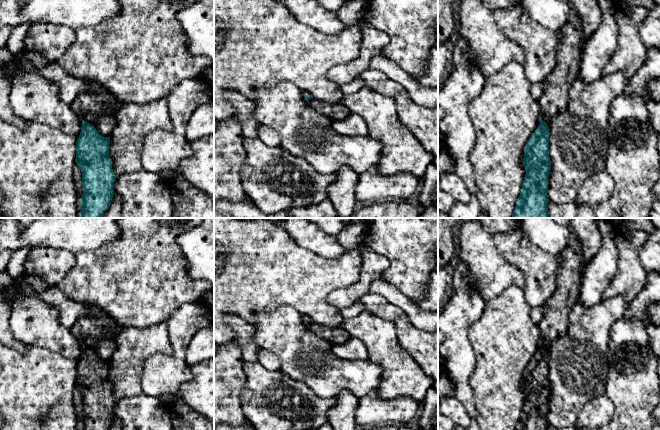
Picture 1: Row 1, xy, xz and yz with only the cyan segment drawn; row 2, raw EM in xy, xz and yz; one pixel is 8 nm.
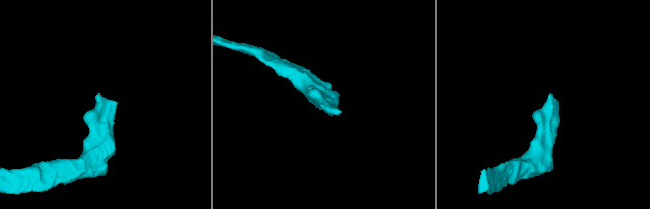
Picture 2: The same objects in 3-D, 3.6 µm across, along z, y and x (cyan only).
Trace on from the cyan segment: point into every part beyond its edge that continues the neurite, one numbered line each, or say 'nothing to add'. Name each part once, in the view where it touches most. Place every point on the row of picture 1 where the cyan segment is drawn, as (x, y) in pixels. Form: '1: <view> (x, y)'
1: xy (89, 103)

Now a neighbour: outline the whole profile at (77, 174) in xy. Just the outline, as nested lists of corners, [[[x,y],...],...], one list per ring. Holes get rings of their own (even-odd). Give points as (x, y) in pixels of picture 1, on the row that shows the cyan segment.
[[[75,162],[74,168],[73,168],[73,182],[74,182],[75,194],[76,194],[77,198],[80,200],[83,195],[82,172],[76,162]]]

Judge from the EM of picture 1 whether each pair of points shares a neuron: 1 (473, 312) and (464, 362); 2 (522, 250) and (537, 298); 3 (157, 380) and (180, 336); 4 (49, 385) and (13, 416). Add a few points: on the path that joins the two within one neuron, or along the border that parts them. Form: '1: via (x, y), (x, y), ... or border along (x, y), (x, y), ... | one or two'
1: via (461, 324), (461, 349) | one
2: via (532, 262), (533, 279), (537, 286) | one
3: via (168, 369), (177, 360), (179, 347) | one
4: via (40, 390), (22, 408) | one

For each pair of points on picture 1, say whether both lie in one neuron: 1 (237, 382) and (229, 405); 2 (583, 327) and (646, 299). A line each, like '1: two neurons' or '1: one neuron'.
1: one neuron
2: two neurons

